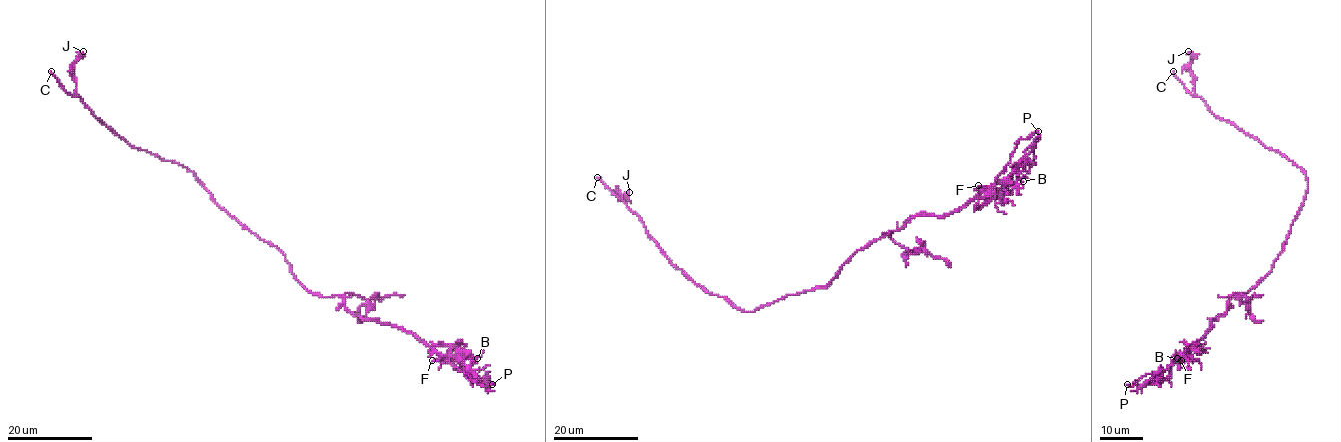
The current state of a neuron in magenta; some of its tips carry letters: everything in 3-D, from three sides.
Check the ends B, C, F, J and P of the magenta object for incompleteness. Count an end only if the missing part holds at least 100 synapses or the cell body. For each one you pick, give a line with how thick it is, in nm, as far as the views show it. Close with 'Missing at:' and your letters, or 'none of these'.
P: calibre 150 nm
Missing at: P

